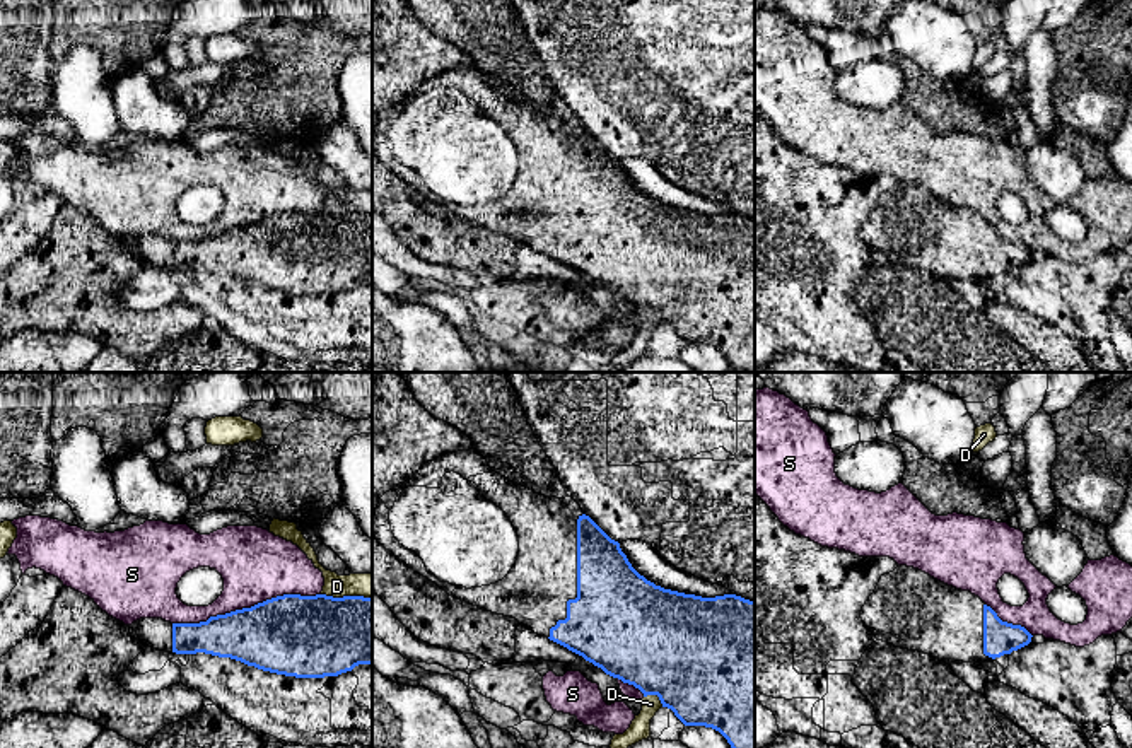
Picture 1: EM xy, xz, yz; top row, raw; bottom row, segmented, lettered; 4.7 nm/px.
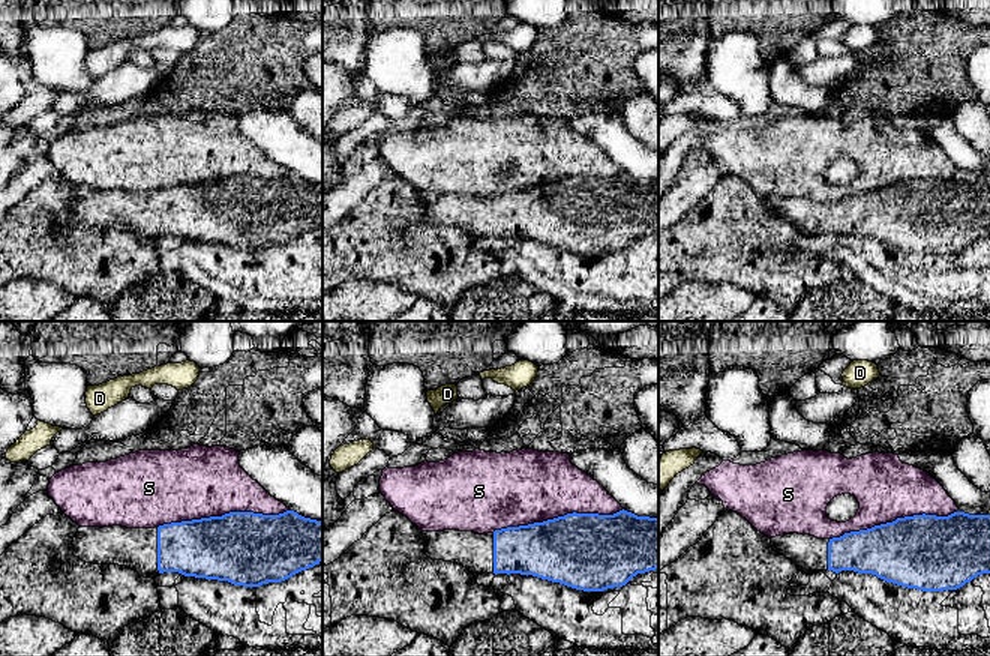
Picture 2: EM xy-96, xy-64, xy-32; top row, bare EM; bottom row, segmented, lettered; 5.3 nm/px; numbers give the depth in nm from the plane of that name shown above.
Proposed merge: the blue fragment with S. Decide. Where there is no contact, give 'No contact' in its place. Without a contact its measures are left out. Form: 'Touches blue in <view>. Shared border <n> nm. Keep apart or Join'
Touches blue in xy. Shared border 700 nm. Keep apart

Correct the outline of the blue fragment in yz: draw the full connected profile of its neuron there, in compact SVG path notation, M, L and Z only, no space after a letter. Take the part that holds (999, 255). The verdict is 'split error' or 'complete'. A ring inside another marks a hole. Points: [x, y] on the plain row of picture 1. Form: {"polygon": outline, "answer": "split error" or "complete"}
{"polygon": "M907 183L881 193L861 236L878 258L946 282L994 278L1033 254L1024 244L1002 239L970 208Z", "answer": "split error"}

